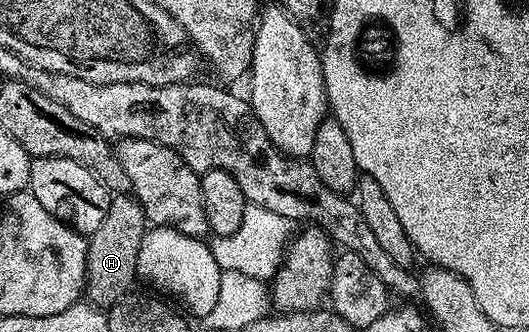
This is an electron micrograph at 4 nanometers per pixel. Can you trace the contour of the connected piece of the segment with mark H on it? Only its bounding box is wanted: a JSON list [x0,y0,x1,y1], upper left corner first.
[85,194,147,306]

